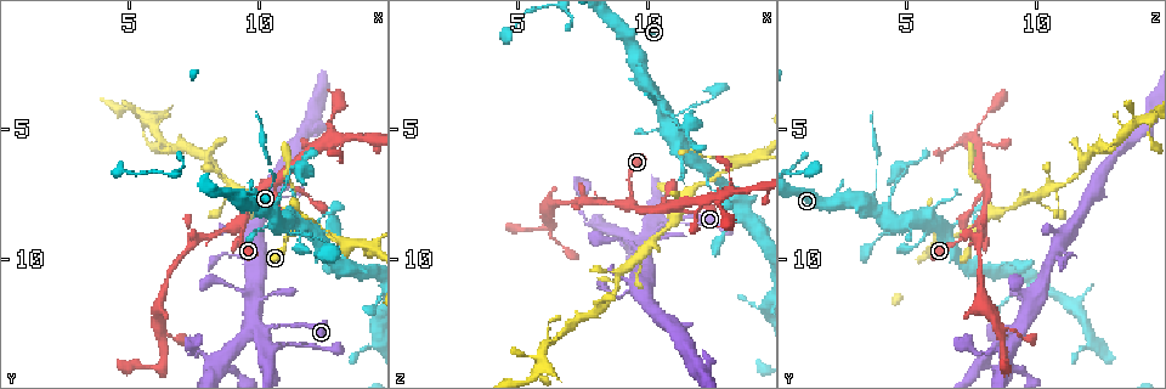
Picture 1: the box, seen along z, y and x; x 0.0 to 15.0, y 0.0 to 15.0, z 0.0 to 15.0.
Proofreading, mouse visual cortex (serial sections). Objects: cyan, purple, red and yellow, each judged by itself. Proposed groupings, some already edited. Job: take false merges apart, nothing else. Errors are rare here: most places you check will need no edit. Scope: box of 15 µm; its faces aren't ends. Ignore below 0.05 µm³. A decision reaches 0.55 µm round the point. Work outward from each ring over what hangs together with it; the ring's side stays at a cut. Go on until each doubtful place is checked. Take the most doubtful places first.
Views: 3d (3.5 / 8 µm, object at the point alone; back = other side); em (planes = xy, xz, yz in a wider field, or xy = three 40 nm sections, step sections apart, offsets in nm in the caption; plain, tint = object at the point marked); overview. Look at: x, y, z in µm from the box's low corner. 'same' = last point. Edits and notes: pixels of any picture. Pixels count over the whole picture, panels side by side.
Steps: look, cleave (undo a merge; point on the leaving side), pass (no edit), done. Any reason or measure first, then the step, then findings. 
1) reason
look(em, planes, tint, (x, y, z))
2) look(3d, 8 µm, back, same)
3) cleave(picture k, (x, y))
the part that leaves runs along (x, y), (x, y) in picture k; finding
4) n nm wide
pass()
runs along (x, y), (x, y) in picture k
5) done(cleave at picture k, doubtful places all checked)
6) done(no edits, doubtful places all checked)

thin neck
look(3d, 3.5 µm, (10.4, 7.3, 3.8))

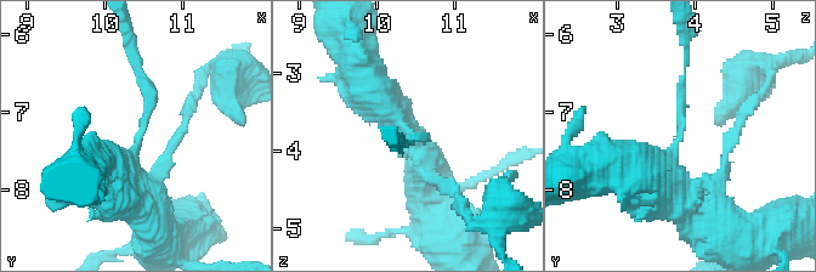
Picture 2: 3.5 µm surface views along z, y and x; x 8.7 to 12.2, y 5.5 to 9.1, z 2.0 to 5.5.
arms of 100, 500 nm; need the tissue
look(em, xy, step 2, tint, (10.40, 7.25, 3.80))

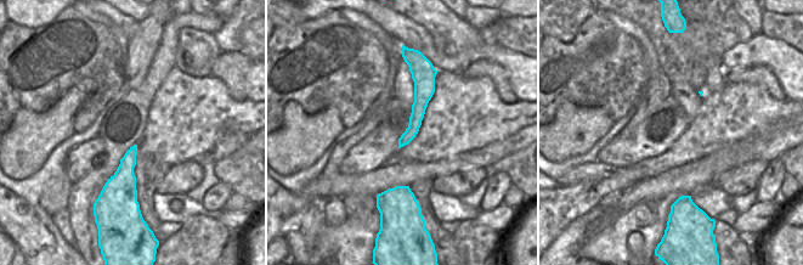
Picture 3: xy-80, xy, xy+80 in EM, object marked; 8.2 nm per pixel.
120 nm wide
cleave(picture 2, (151, 88))
the part that leaves runs along (146, 126), (149, 85), (128, 33) in picture 2; a second cell is stuck on

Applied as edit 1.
thick turns thin
look(3d, 3.5 µm, (9.3, 8.7, 7.8))

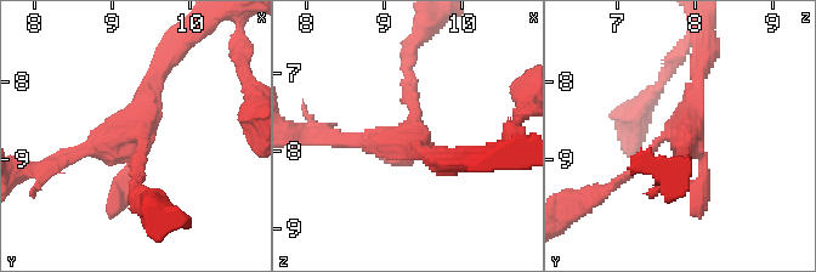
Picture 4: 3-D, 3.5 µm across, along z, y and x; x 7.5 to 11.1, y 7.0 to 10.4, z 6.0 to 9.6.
look(em, planes, tint, (9.30, 8.65, 7.80))

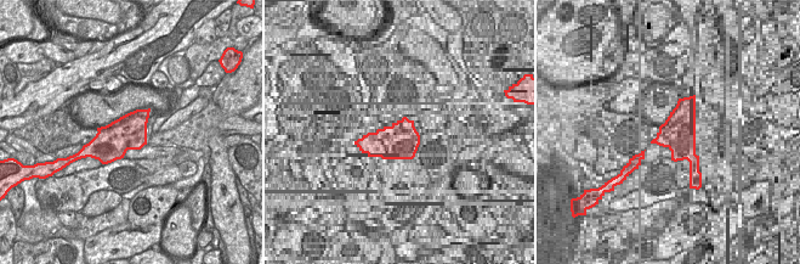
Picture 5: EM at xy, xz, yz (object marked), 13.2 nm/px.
another direction
look(em, xy, step 2, tint, same)

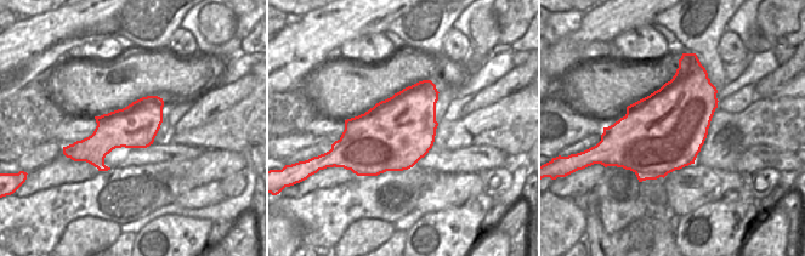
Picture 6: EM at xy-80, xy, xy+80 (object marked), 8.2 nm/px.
pass()
runs along (619, 181), (687, 122), (703, 66) in picture 4; continuous, no second cell

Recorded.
arms part here
look(3d, 8 µm, (7.7, 9.3, 7.7))

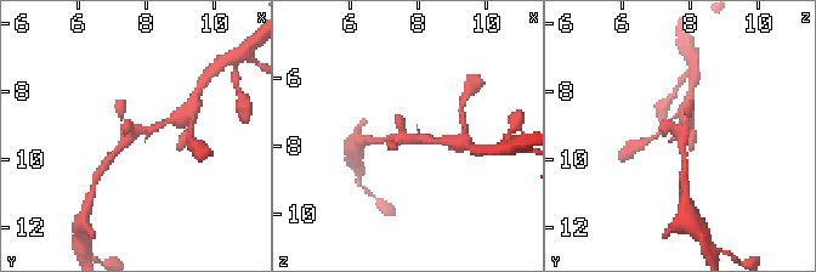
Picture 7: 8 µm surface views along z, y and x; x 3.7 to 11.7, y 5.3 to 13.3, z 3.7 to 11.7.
zoom in
look(3d, 3.5 µm, (7.7, 9.3, 7.8))

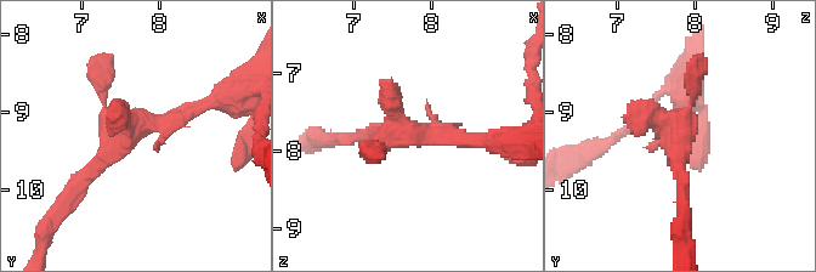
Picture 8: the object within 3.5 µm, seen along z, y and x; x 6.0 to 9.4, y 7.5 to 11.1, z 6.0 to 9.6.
look(em, xy, step 5, tint, (7.60, 9.20, 7.75))

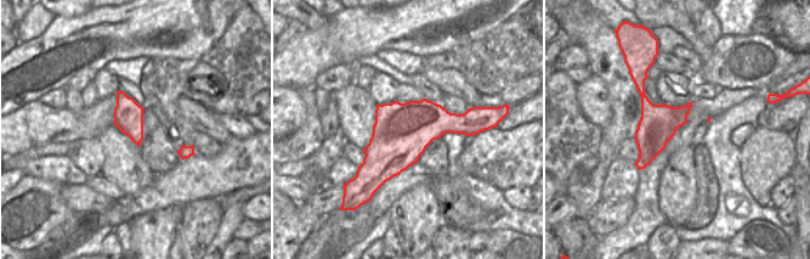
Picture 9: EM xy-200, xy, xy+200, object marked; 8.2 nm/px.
pass()
runs along (203, 105), (136, 124), (73, 194) in picture 8; all the same cell

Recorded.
narrows sharply
look(3d, 3.5 µm, (13.2, 5.7, 6.6))

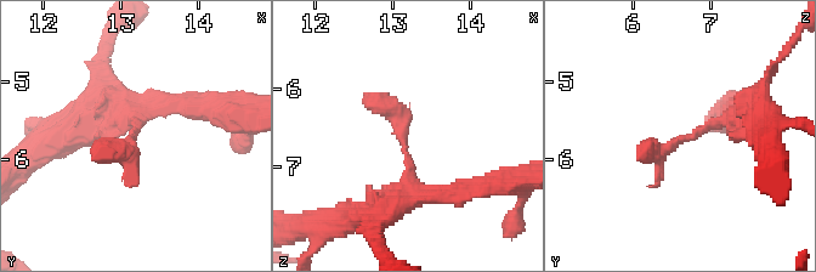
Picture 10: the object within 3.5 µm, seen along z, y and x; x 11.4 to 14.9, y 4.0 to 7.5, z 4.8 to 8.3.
need the tissue
look(em, planes, tint, (13.15, 5.65, 6.70))

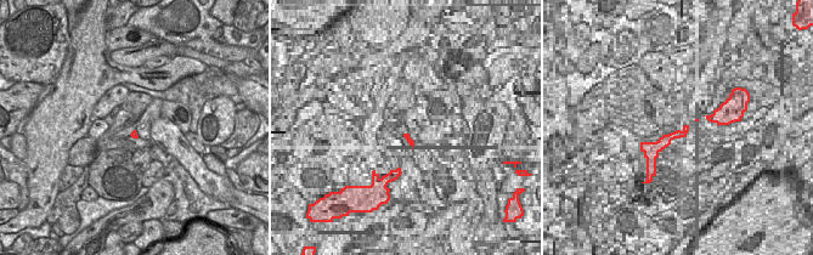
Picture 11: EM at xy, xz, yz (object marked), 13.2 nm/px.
pass()
runs along (749, 108), (669, 149), (644, 149) in picture 10; continuous, no second cell

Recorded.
done(cleave at picture 2, doubtful places all checked)

